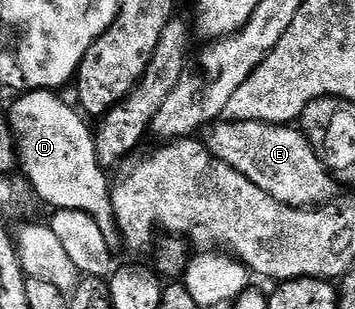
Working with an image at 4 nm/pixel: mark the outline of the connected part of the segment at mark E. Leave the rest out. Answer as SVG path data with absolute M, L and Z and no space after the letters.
M222 119L205 130L204 144L213 157L228 163L228 167L256 183L260 191L294 209L328 205L339 196L338 185L334 182L337 180L314 154L310 140L305 133L290 125Z

